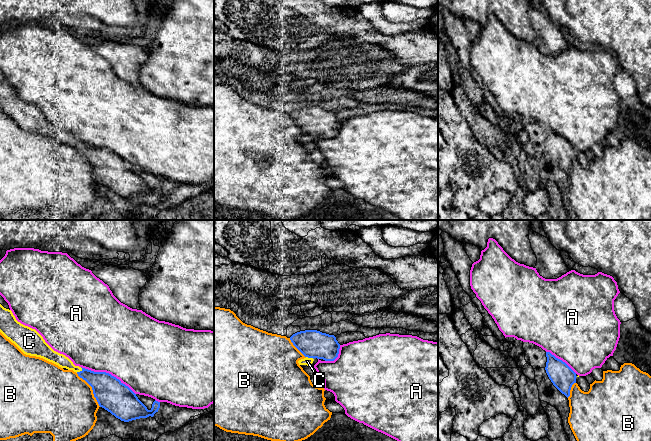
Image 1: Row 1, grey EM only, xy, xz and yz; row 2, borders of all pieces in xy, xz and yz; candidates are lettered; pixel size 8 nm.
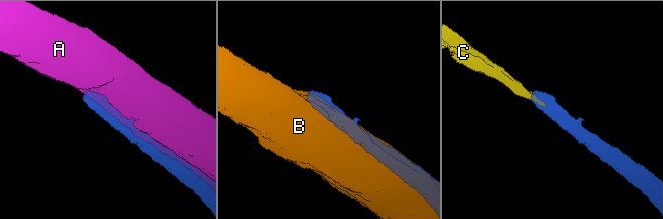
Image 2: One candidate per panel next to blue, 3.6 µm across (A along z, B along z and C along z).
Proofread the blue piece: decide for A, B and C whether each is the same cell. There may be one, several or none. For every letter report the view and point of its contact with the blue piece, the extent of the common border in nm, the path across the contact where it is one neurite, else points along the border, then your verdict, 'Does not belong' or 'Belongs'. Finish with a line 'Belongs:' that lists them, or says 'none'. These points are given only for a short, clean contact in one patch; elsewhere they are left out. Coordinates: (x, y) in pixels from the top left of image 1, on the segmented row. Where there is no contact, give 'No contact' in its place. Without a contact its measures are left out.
A: Touches blue at xy (108, 373). Shared border 500 nm. Does not belong
B: Touches blue at xy (92, 389). Shared border 340 nm. Does not belong
C: Touches blue at xy (80, 371). Shared border 70 nm. Path across: xy (106, 388), (99, 381), (80, 371), (61, 360). Belongs
Belongs: C

